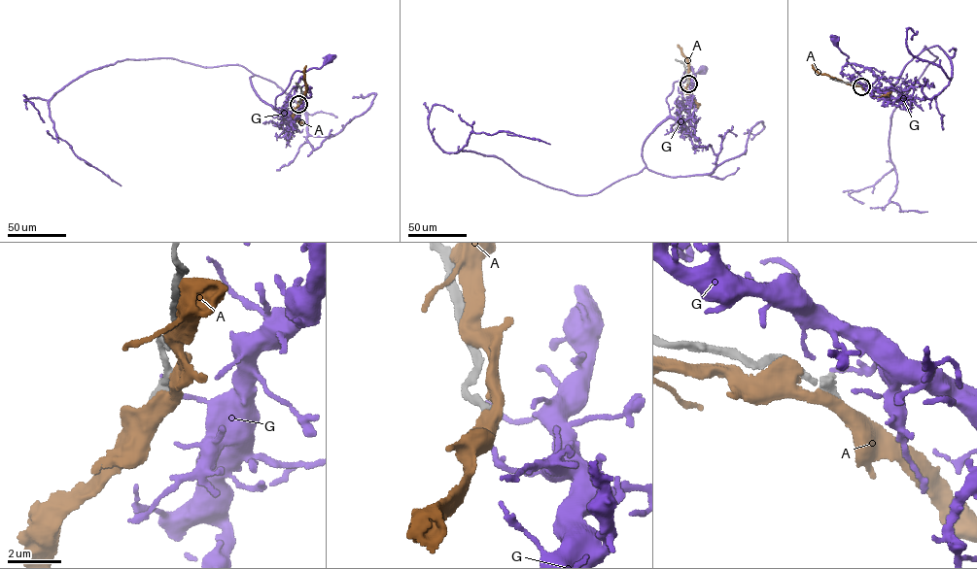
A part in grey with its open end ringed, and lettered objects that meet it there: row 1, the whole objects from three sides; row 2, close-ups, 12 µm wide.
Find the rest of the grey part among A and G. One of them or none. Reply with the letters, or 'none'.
none

